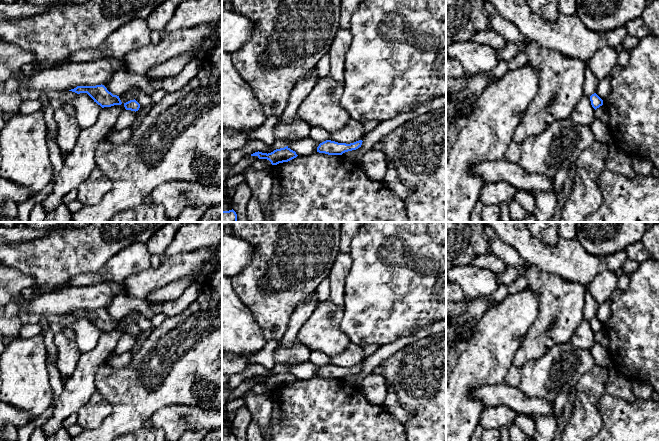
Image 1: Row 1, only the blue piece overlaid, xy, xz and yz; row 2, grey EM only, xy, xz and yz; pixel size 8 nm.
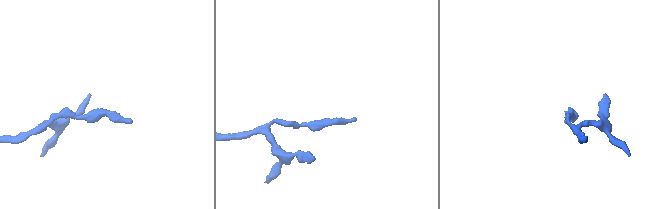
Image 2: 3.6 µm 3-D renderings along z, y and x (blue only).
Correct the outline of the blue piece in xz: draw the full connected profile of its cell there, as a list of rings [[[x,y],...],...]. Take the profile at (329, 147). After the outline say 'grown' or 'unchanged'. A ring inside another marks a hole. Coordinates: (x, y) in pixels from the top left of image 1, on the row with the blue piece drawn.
[[[326,140],[319,144],[317,147],[317,152],[325,153],[328,155],[342,155],[345,152],[356,150],[362,145],[362,140],[356,141],[354,143],[338,143],[331,140]]] | unchanged

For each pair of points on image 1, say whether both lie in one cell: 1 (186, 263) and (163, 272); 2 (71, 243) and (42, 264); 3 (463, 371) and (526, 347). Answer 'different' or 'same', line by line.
1: same
2: same
3: different

